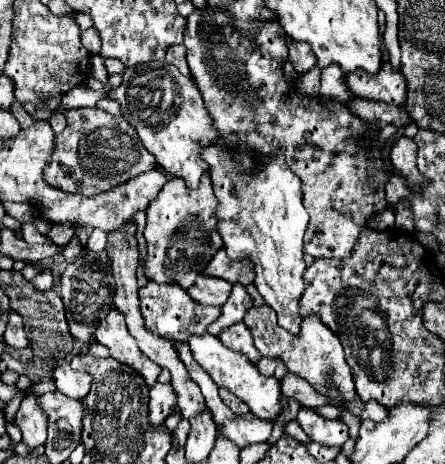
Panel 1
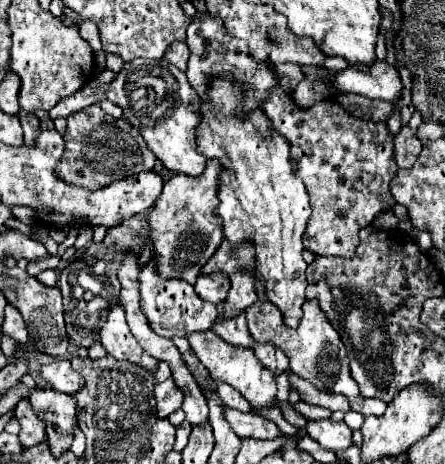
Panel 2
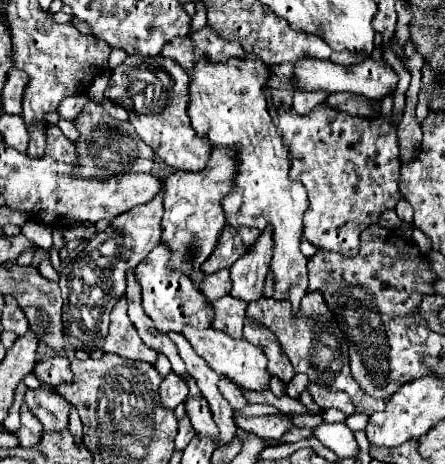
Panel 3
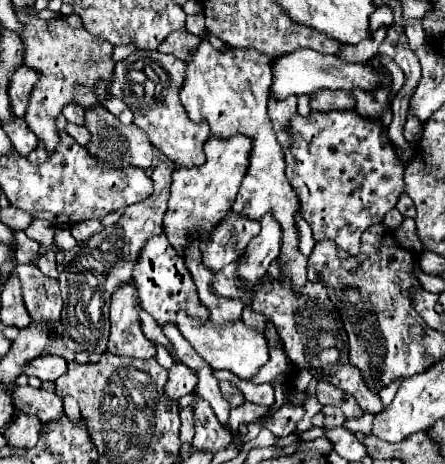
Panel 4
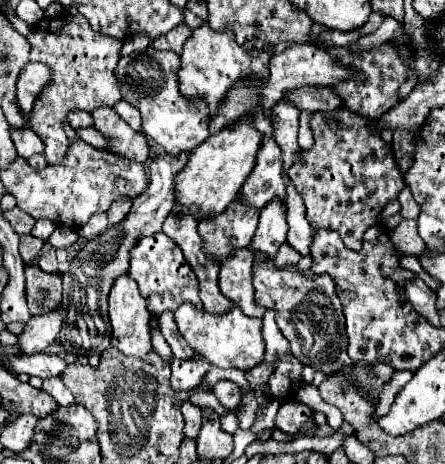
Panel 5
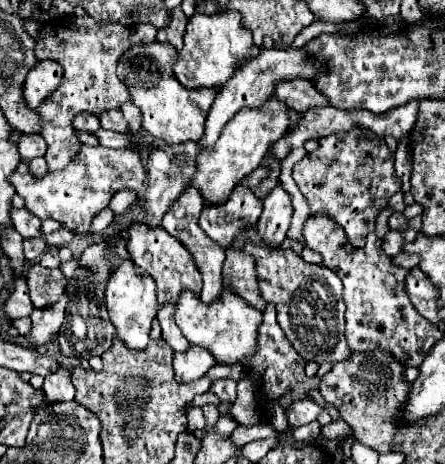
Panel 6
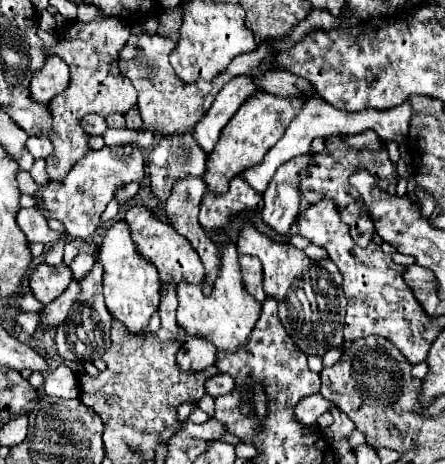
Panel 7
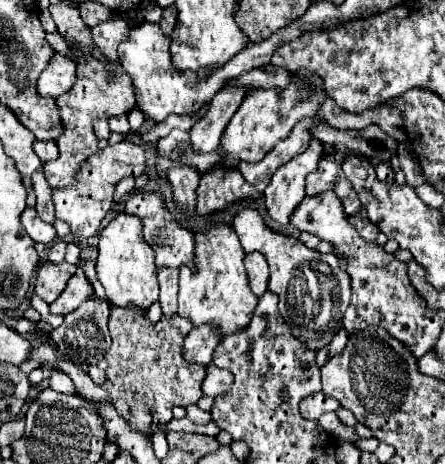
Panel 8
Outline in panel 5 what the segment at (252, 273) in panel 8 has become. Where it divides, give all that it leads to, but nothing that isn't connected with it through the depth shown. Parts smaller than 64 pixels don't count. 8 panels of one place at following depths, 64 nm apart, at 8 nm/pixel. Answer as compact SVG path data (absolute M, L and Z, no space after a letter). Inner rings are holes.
M238 248L232 252L228 260L224 260L220 268L220 290L226 298L236 302L236 306L242 308L246 316L264 316L264 308L260 308L254 300L254 288L252 288L252 250L250 248Z

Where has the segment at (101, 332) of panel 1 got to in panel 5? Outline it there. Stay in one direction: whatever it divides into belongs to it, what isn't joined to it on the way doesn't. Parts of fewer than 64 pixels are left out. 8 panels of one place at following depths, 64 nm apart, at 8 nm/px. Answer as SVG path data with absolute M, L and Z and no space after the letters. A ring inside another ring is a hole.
M122 274L108 296L108 304L110 304L110 324L112 324L112 346L118 348L122 354L130 354L130 356L146 356L148 350L152 348L150 344L150 328L148 328L148 320L152 318L152 312L148 312L148 300L144 300L144 296L140 296L138 284L136 280L130 278L130 274Z

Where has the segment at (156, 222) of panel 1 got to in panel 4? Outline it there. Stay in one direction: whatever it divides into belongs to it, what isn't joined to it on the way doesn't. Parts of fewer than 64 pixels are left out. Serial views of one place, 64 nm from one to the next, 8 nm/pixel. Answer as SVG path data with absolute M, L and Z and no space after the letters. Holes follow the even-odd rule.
M210 136L204 144L204 166L174 170L168 212L164 216L164 232L180 254L184 254L184 248L188 246L190 232L208 232L230 212L240 180L244 178L244 168L248 168L248 152L252 152L252 140L248 140L248 136L232 136L232 140L216 140Z

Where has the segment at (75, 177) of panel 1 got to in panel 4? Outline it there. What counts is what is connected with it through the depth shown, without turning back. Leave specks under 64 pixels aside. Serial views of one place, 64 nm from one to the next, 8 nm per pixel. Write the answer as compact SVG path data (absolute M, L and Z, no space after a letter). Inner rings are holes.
M96 106L86 110L86 128L90 130L92 138L86 146L90 154L98 156L100 160L112 164L112 166L138 166L138 168L150 168L152 166L152 144L146 138L144 132L136 126L124 126L116 116L112 116L104 106Z

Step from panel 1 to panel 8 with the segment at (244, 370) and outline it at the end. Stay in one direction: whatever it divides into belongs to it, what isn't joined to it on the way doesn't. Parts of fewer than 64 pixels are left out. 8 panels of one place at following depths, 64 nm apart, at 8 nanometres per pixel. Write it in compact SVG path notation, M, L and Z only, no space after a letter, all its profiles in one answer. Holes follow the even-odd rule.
M212 224L194 234L194 244L194 268L180 268L178 314L192 320L194 326L212 322L220 328L222 336L244 328L252 318L258 298L248 288L248 278L244 272L246 252L240 248L234 228L230 224Z

